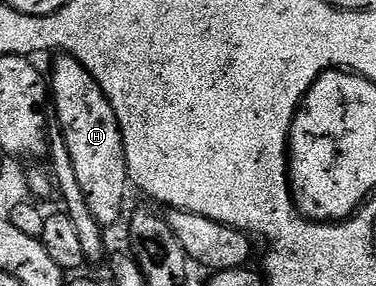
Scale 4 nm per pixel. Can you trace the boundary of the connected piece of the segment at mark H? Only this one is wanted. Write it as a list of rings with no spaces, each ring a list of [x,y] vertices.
[[[62,53],[53,62],[51,74],[51,110],[57,113],[56,125],[61,127],[75,164],[75,176],[85,197],[91,216],[102,228],[110,228],[121,218],[125,206],[125,186],[130,185],[123,136],[119,120],[97,81],[70,54]]]

